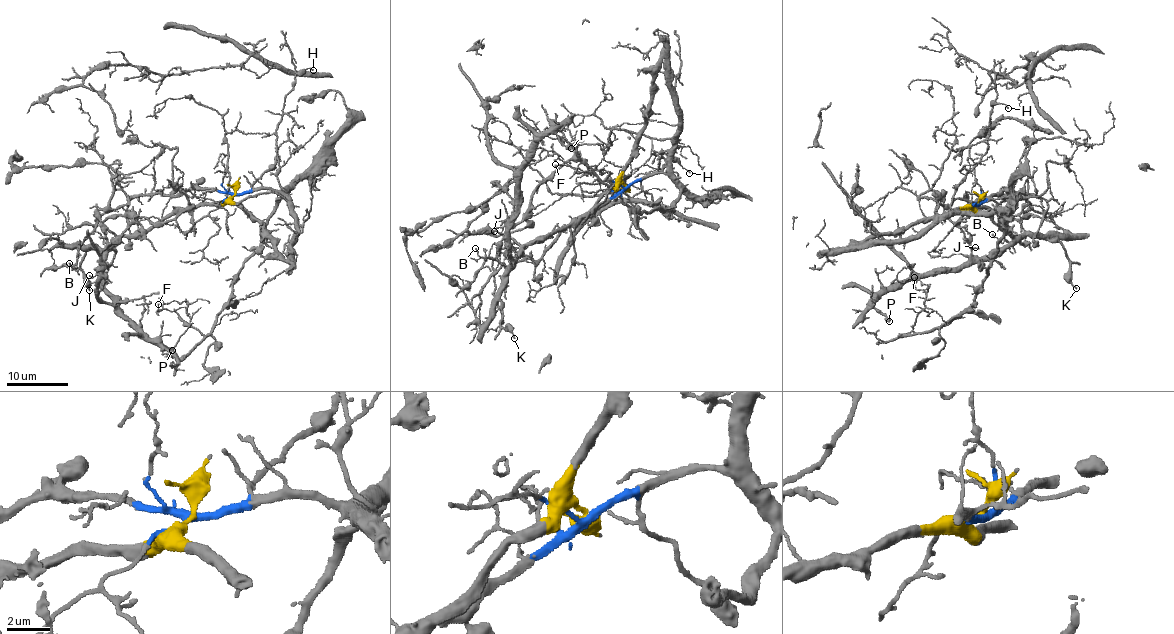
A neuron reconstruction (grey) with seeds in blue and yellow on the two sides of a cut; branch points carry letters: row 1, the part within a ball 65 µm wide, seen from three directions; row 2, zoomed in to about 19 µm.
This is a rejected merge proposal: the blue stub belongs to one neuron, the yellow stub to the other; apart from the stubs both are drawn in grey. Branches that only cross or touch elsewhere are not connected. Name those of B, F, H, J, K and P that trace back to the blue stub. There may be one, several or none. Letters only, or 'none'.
B, F, H

